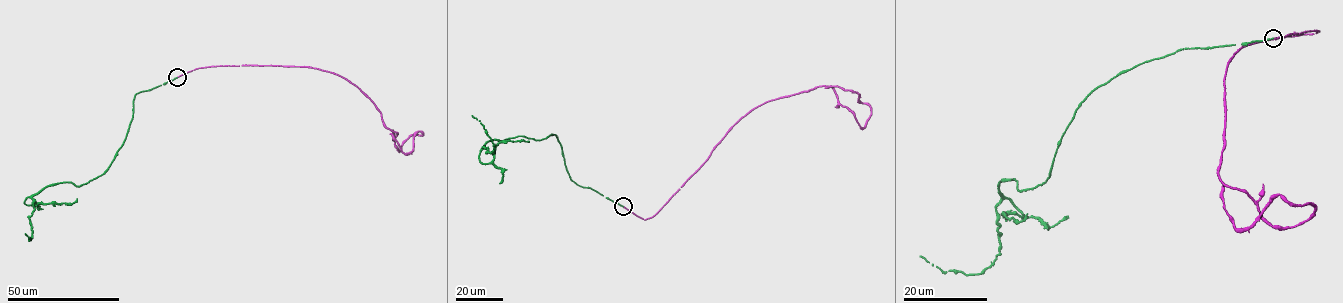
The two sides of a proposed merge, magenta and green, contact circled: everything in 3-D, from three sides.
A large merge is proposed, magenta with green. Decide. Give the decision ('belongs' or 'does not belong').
belongs

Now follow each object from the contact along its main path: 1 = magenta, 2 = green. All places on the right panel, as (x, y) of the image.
1: (1273, 38), (1320, 31), (1229, 61), (1217, 173), (1274, 226), (1315, 208), (1277, 195), (1235, 228), (1222, 186)
2: (1273, 38), (1120, 72), (1075, 112), (1049, 176), (998, 182), (987, 268), (943, 272), (919, 255)

